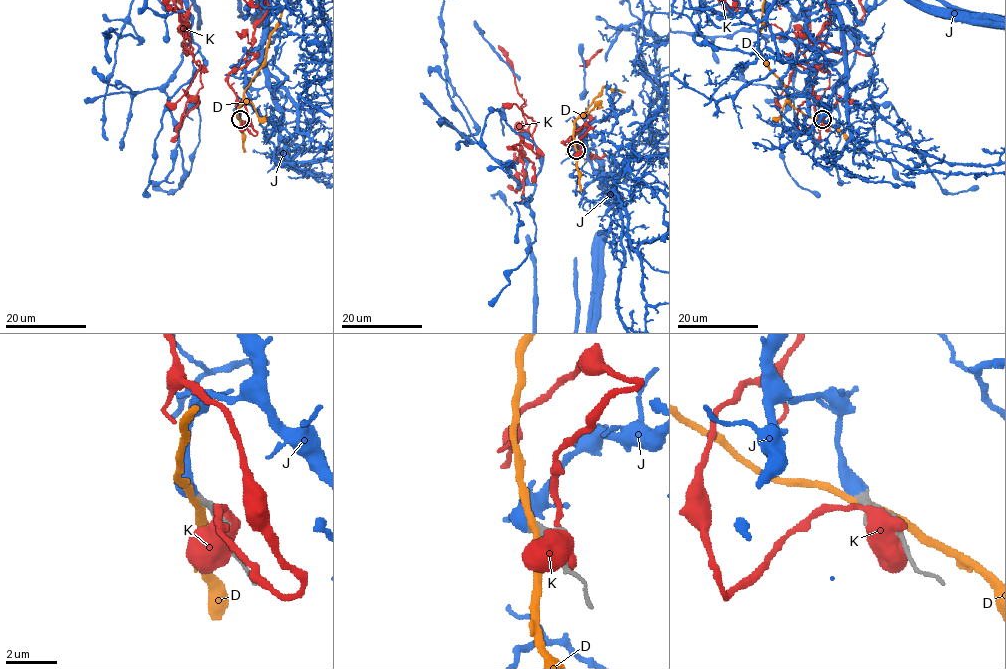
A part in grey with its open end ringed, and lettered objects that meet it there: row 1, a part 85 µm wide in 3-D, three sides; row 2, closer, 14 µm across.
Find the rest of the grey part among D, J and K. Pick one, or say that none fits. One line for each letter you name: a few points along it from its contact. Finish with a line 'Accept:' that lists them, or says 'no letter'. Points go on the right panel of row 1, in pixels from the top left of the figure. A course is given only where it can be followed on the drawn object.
Accept: J

